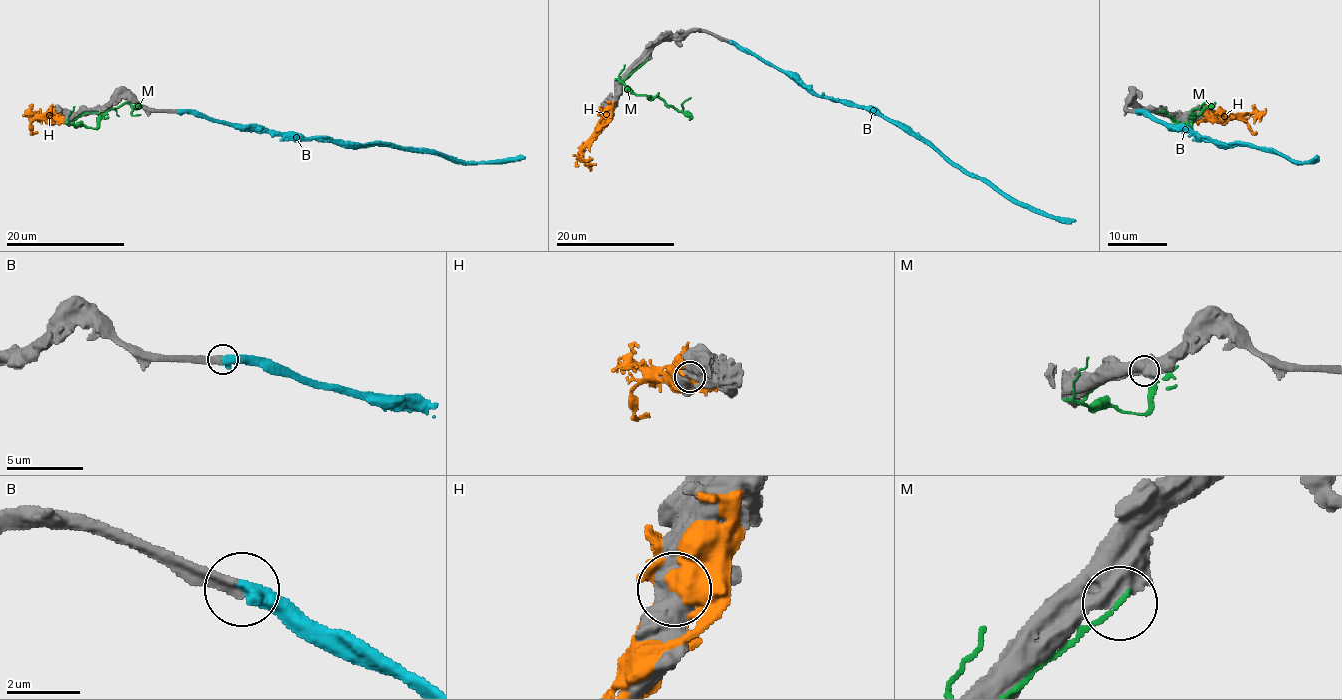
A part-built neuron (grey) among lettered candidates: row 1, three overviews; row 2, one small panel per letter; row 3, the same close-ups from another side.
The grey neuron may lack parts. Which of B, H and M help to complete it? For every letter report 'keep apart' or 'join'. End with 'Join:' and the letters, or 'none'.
B: join
H: keep apart
M: keep apart
Join: B

